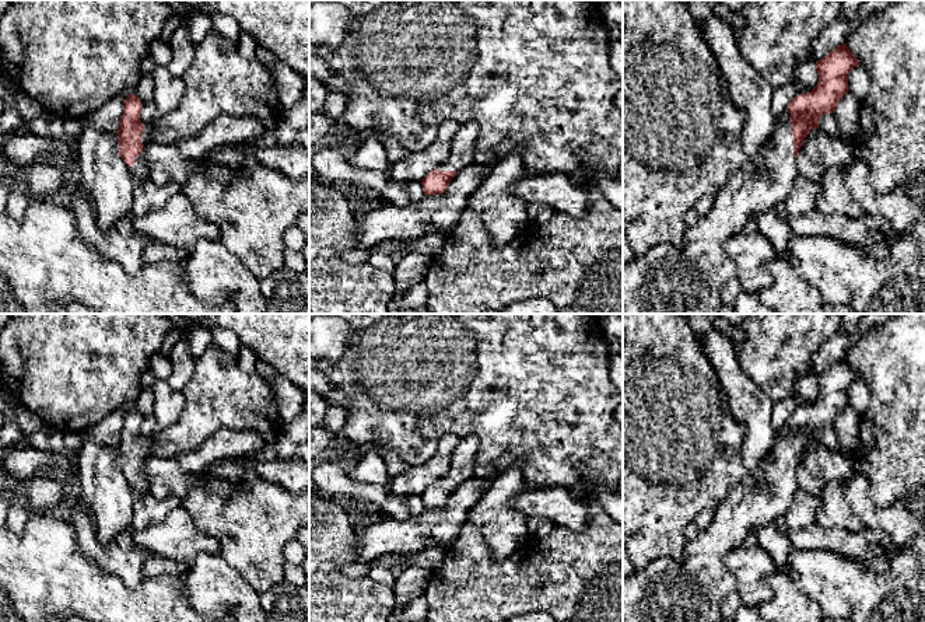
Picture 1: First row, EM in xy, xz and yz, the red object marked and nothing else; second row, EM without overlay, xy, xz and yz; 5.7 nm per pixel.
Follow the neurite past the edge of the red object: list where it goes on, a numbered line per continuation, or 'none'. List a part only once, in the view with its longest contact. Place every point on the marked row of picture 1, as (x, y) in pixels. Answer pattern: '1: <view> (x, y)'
1: xy (139, 171)

